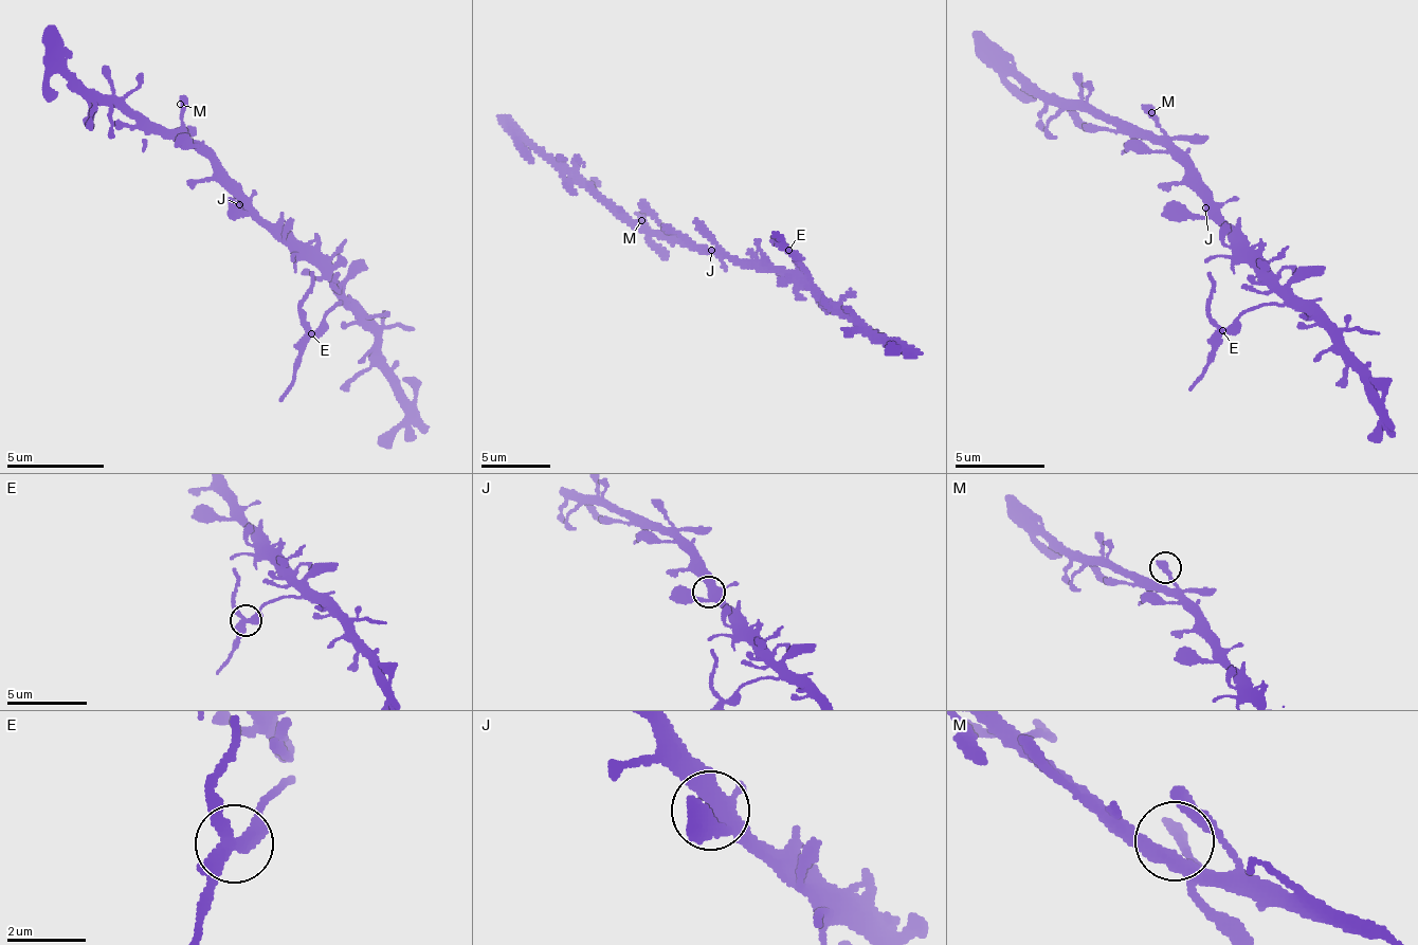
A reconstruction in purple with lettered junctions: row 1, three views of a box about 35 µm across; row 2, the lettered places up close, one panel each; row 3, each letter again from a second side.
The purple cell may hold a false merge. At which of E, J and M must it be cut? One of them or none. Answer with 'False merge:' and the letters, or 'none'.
False merge: E

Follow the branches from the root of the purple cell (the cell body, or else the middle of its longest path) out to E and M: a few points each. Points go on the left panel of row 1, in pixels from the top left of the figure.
E: (242, 199), (248, 199), (261, 218), (276, 222), (337, 290), (340, 300), (337, 305), (330, 305), (311, 335)
M: (242, 199), (185, 132), (180, 104)

